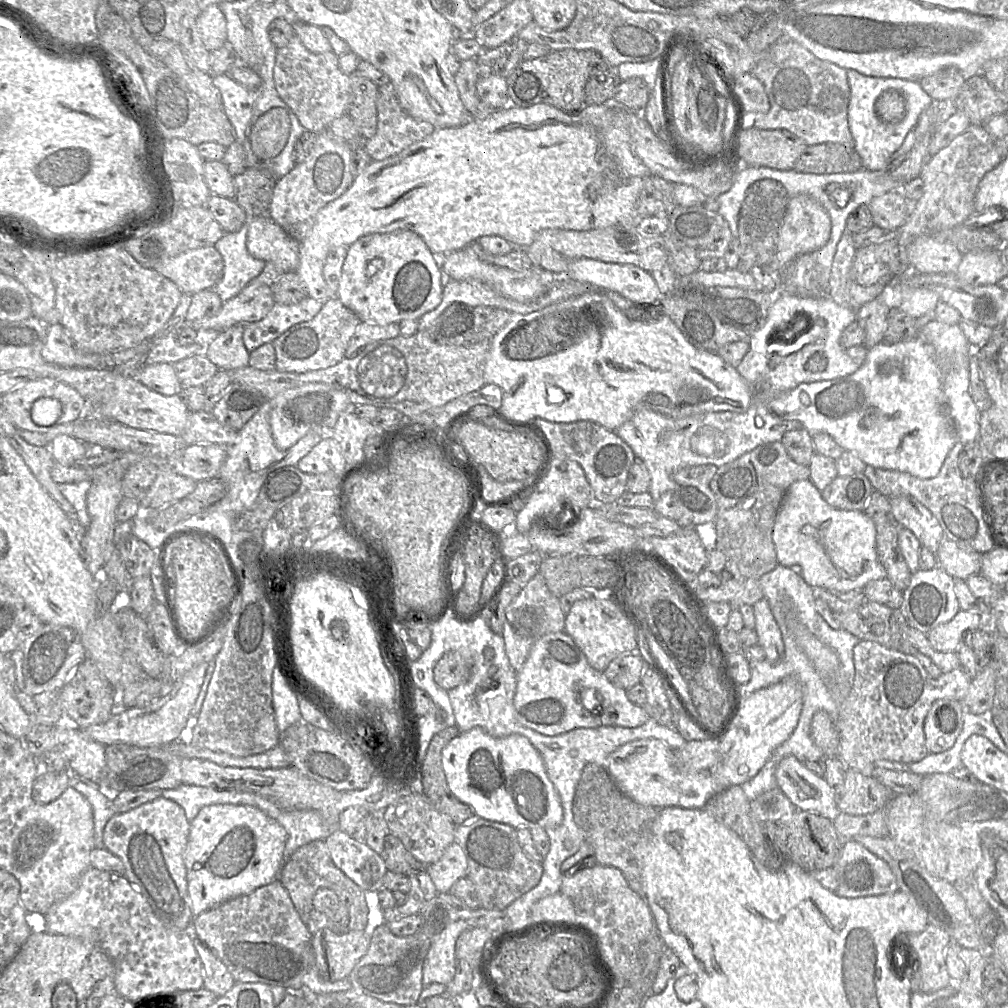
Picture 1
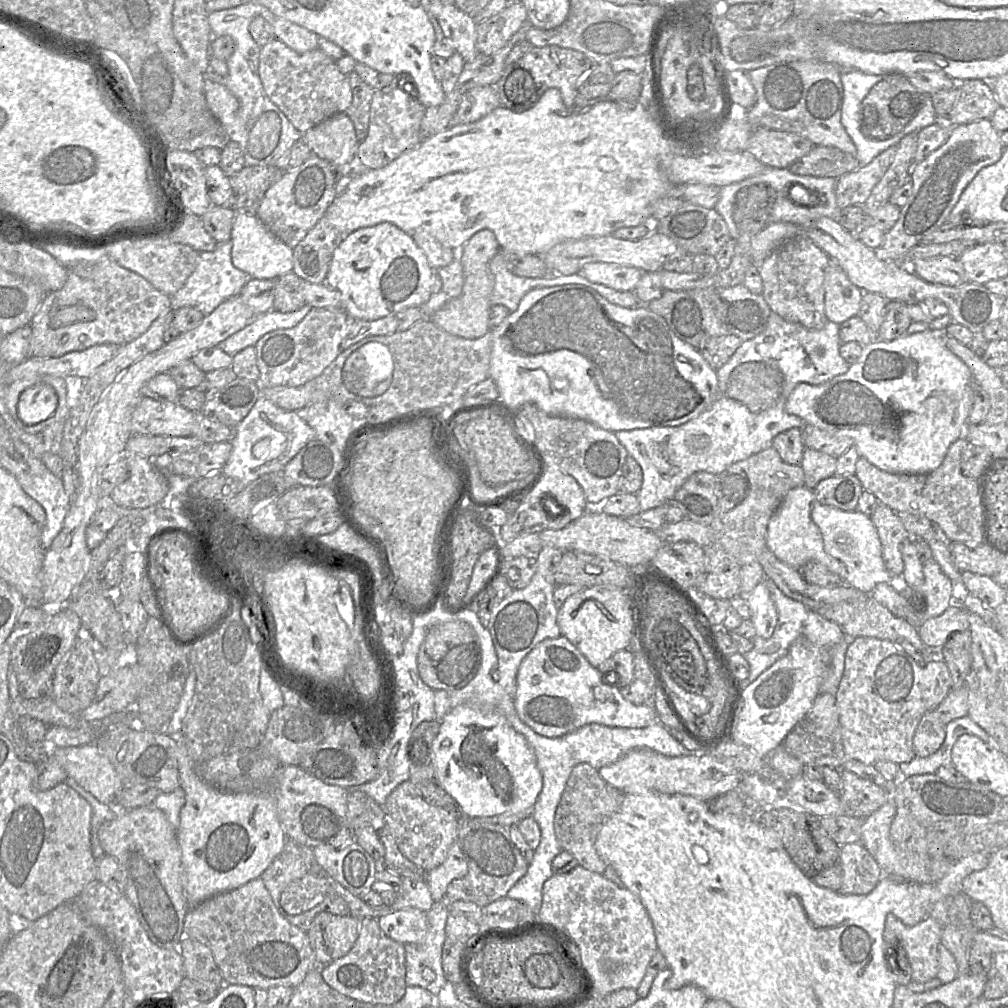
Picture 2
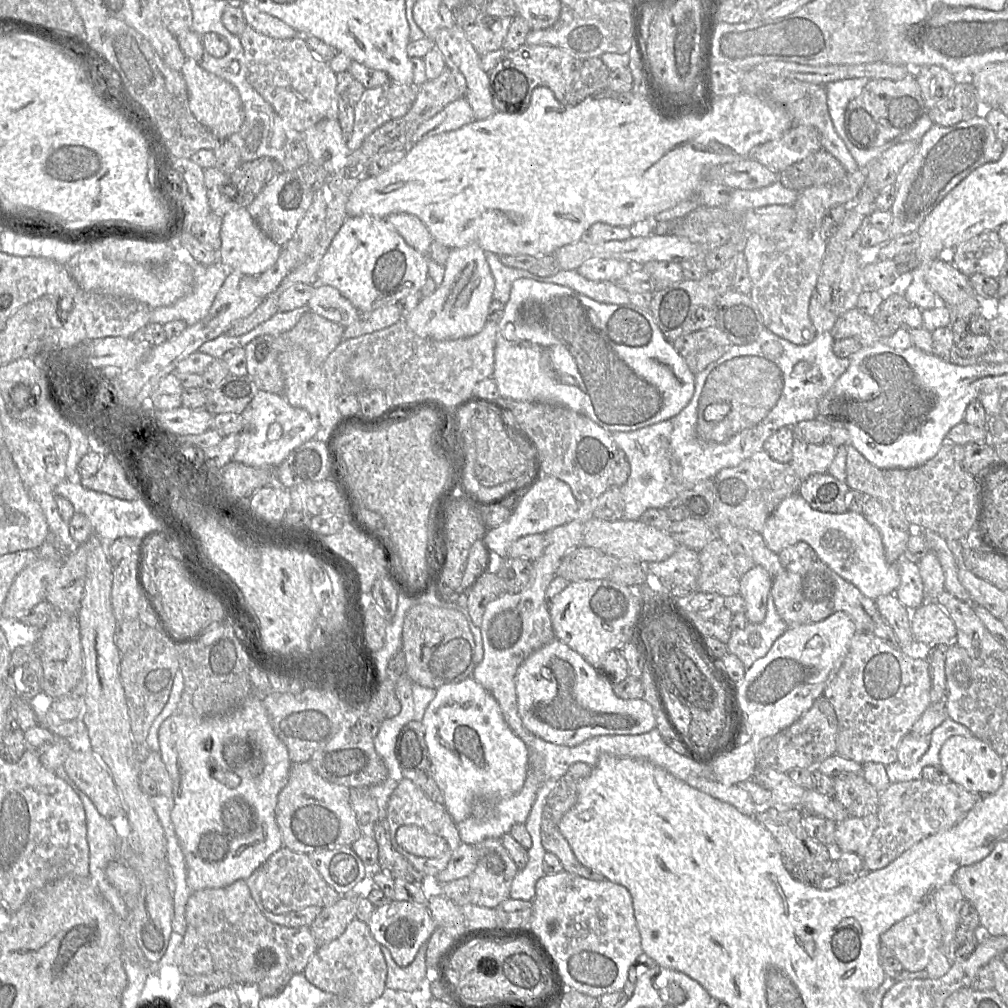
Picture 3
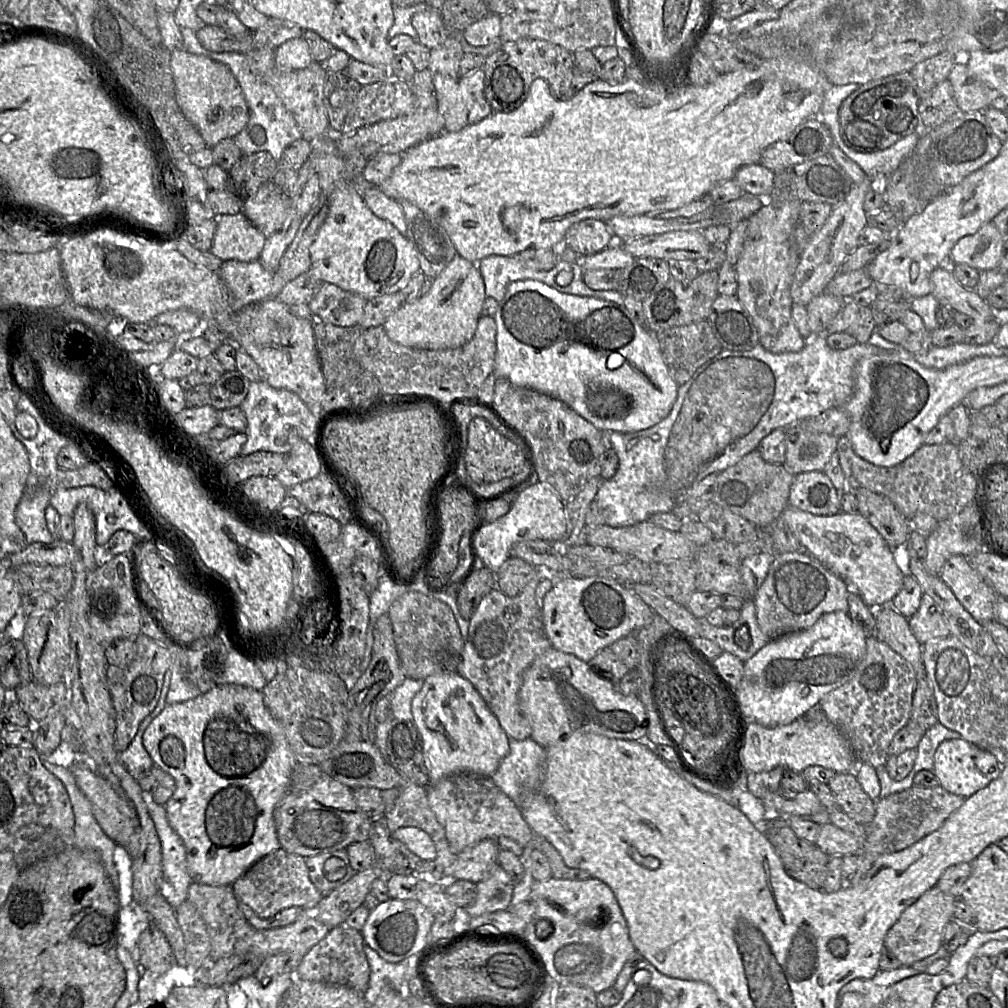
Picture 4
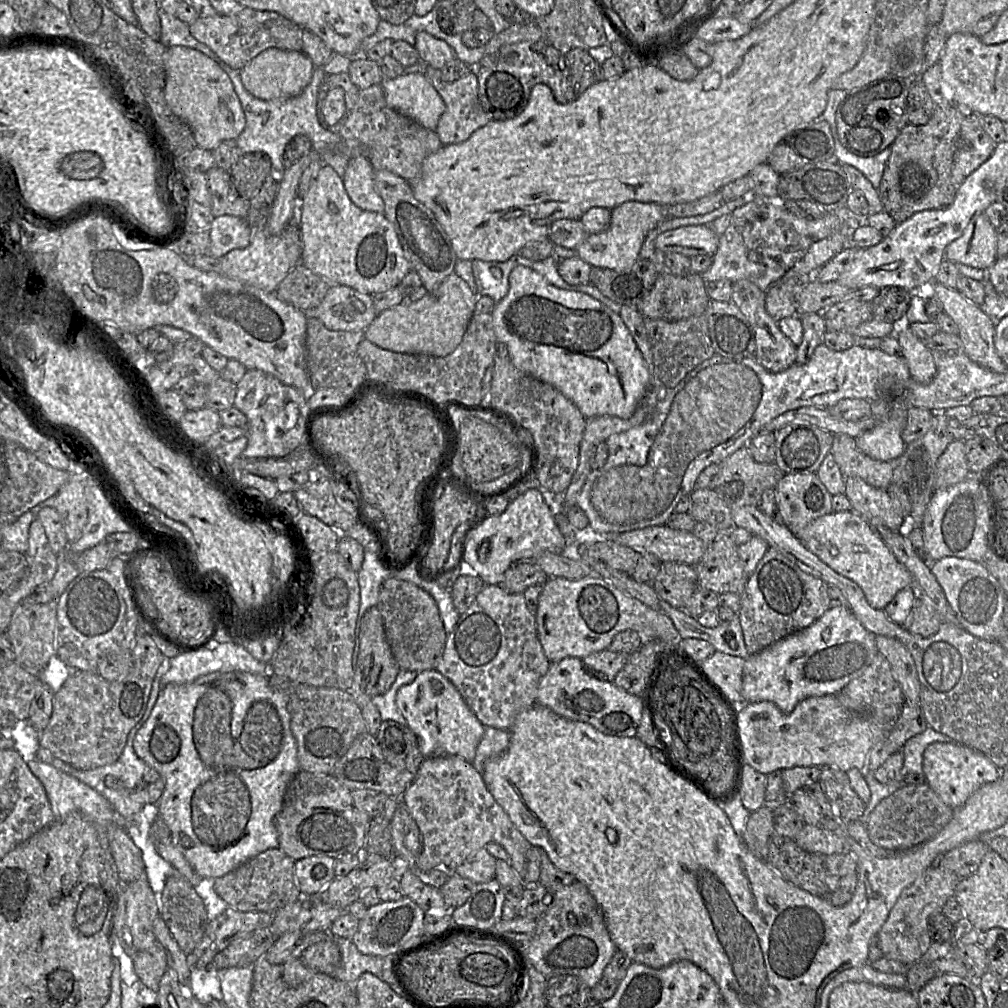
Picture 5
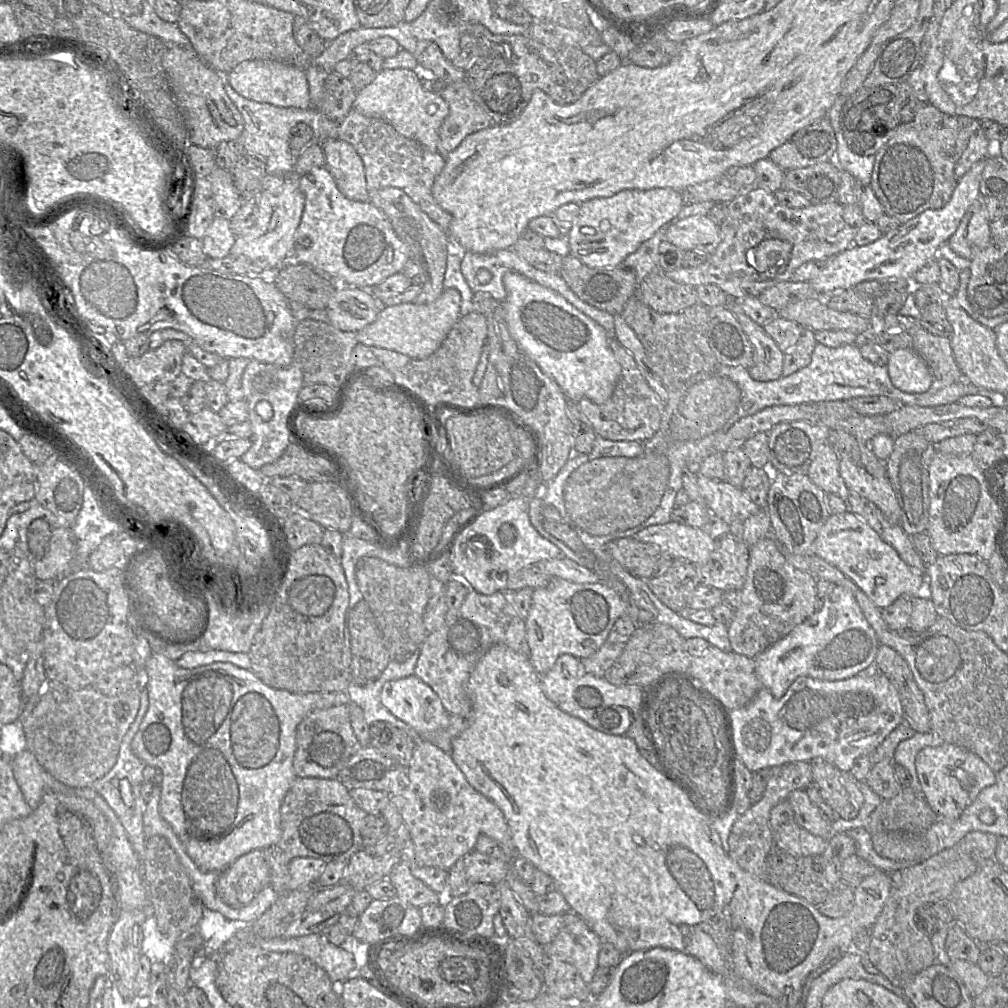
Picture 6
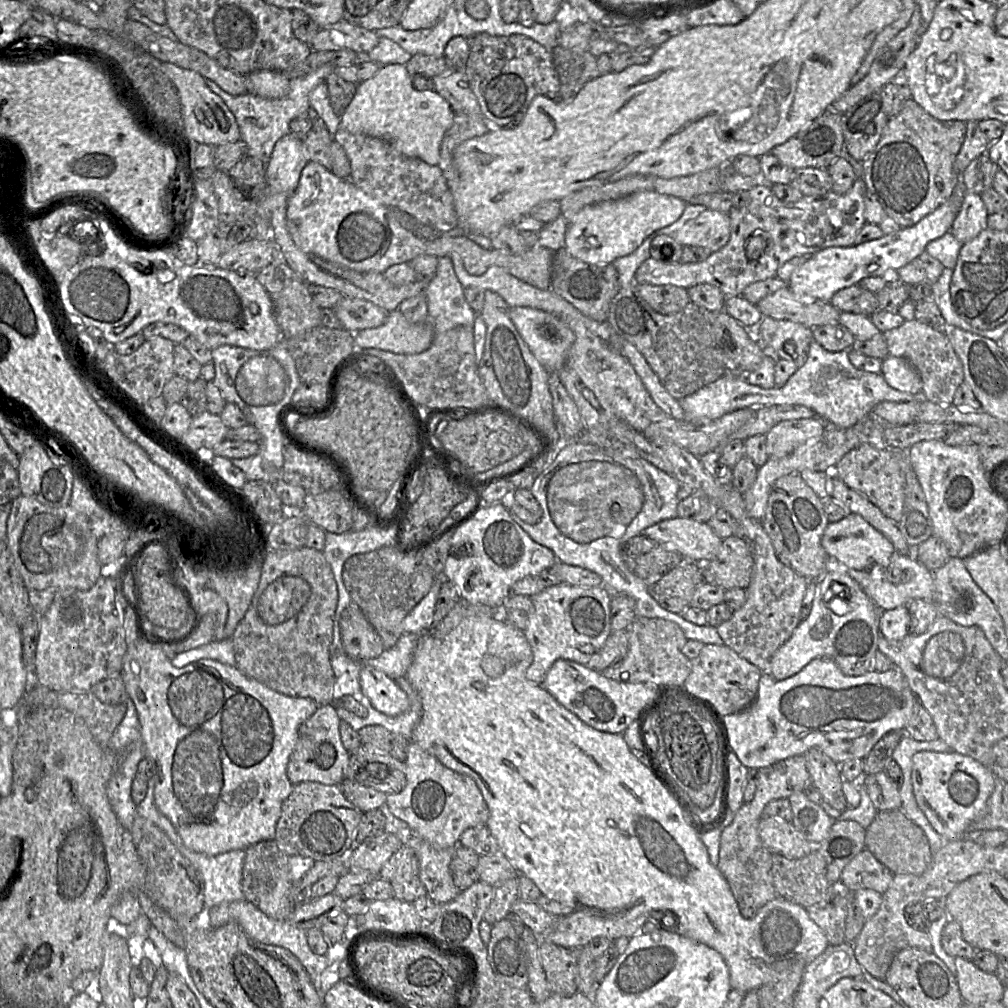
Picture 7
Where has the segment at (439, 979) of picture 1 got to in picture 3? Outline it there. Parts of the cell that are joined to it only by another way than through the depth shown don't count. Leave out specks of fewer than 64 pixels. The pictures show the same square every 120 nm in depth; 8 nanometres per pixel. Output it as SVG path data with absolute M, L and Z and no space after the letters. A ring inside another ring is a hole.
M426 943L406 967L398 966L386 948L382 948L382 951L387 965L386 989L410 993L420 988L424 979L429 980L431 975L426 966Z

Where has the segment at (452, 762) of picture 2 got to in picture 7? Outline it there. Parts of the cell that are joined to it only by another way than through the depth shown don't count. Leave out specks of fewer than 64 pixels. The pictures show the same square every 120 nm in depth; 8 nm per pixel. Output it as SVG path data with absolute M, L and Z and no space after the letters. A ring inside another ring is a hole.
M362 665L360 685L373 707L388 716L398 716L410 707L408 695L394 679L371 666Z

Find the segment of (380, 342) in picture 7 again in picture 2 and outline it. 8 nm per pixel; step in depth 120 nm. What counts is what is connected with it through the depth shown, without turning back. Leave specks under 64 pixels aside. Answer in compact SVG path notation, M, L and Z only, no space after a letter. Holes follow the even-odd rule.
M490 230L478 231L458 251L464 274L462 292L429 317L435 325L451 335L465 339L477 339L492 330L489 324L489 309L494 276L489 269L489 263L499 251L499 243Z

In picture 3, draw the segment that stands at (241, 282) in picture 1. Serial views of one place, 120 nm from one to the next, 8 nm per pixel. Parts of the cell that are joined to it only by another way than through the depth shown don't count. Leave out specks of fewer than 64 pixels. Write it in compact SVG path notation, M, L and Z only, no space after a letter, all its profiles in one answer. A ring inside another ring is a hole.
M192 262L194 287L186 296L168 306L151 310L150 323L161 325L173 320L182 320L193 325L203 319L210 309L216 294L229 274L221 262L203 265Z

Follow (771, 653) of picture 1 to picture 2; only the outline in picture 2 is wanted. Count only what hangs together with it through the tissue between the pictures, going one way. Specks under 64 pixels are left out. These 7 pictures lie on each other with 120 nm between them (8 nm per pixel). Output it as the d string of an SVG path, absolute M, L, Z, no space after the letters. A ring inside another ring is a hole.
M761 581L757 584L746 601L756 635L764 639L770 638L776 628L778 614L766 583Z

